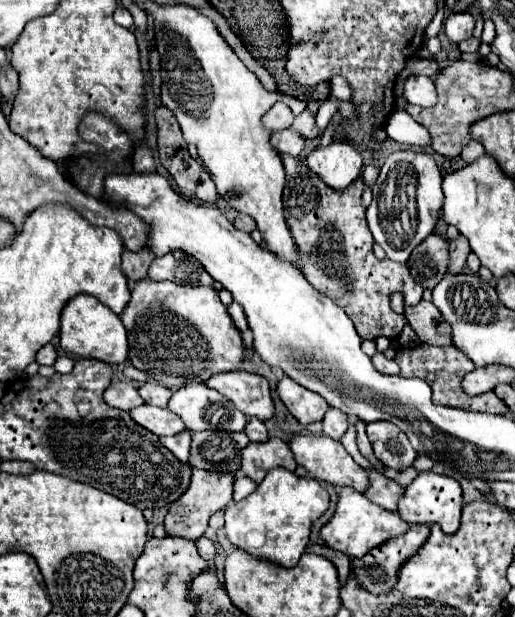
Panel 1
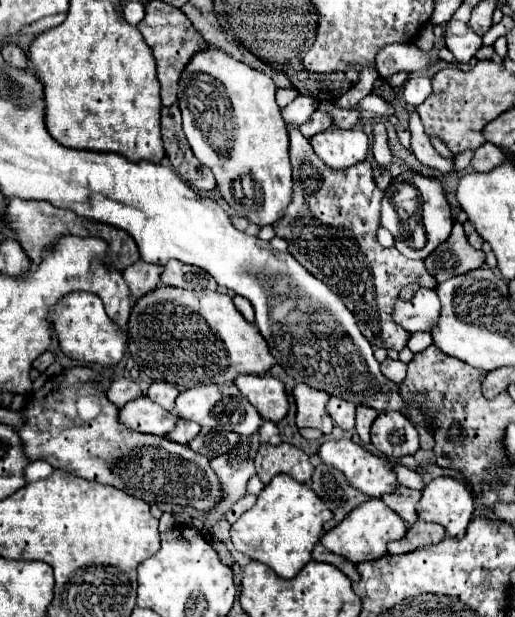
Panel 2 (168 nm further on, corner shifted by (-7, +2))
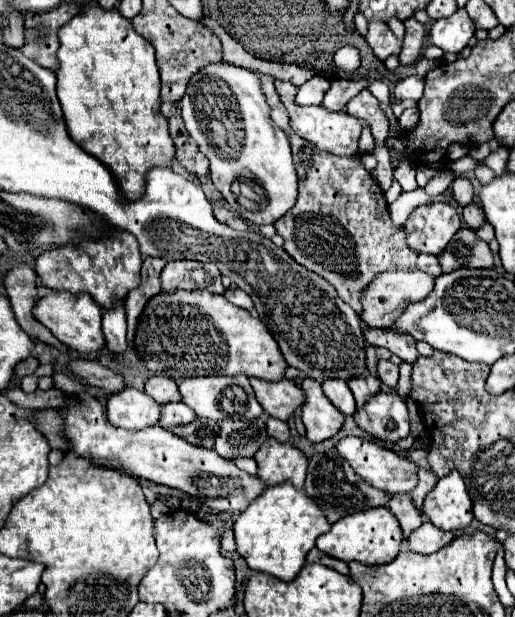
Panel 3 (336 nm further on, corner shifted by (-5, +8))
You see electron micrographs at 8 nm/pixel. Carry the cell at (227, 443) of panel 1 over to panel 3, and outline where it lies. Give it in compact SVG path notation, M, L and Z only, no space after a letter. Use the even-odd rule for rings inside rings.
M196 418L190 424L184 426L174 426L170 432L174 432L176 436L184 438L186 442L194 444L194 446L204 446L204 448L214 448L214 440L218 436L218 424L214 420L204 420L204 418Z

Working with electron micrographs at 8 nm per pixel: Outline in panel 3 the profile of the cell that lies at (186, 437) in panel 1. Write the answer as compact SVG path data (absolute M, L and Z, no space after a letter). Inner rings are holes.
M170 402L170 404L162 406L162 414L160 414L158 424L162 428L172 428L178 424L190 424L194 418L196 418L196 414L192 412L192 408L188 408L182 402Z

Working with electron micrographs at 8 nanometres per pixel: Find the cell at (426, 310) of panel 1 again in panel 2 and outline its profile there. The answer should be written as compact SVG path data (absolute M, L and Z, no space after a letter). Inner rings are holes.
M420 288L408 302L396 300L394 322L398 322L408 332L430 332L434 322L438 322L440 300L434 290Z

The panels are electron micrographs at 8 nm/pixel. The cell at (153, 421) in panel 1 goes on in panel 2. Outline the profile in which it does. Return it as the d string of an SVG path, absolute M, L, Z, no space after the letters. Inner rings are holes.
M140 396L128 402L120 410L120 422L124 422L128 428L138 430L138 432L158 434L158 436L166 436L170 430L174 430L176 420L178 418L172 412L154 404L146 396Z

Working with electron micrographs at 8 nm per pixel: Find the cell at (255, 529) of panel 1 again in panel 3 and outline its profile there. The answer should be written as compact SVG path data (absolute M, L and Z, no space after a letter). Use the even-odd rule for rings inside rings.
M278 484L264 490L234 522L238 554L256 572L266 572L278 580L292 582L306 562L306 554L314 548L316 538L328 532L330 524L320 508L292 484Z

